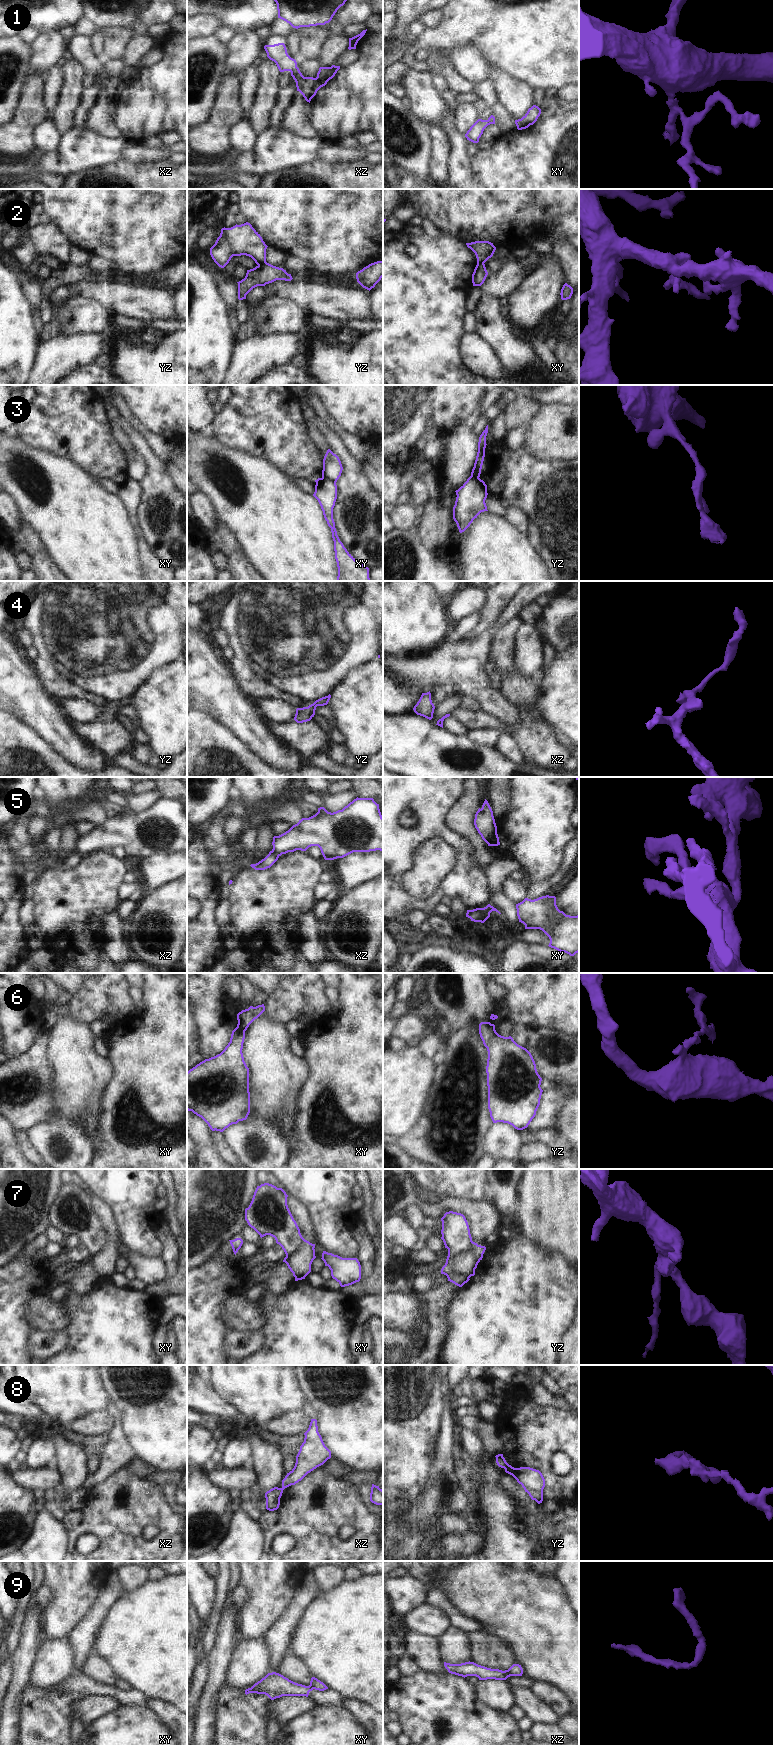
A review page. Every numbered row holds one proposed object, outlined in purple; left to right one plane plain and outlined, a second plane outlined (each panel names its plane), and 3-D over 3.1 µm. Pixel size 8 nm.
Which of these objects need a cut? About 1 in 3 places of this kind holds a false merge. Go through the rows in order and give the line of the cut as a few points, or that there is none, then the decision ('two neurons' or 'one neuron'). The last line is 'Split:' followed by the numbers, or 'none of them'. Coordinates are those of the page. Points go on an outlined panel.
1: no cut; one neuron
2: cut in yz along (265, 261), (258, 265); two neurons
3: cut in xy along (322, 477), (335, 482); two neurons
4: no cut; one neuron
5: no cut; one neuron
6: cut in xy along (237, 1026), (244, 1032); two neurons
7: cut in yz along (473, 1248), (457, 1253), (453, 1263), (453, 1271), (468, 1278); two neurons
8: cut in yz along (507, 1463), (504, 1468); two neurons
9: cut in xz along (506, 1670), (510, 1675); two neurons
Split: 2, 3, 6, 7, 8, 9

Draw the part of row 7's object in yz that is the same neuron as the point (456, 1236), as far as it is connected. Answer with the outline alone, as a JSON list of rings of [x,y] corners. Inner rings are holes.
[[[449,1211],[444,1214],[441,1221],[441,1239],[445,1248],[448,1249],[448,1256],[445,1265],[441,1269],[441,1274],[446,1275],[448,1281],[462,1287],[470,1279],[453,1272],[455,1255],[462,1254],[468,1249],[473,1249],[476,1252],[477,1259],[480,1261],[483,1258],[486,1247],[472,1241],[469,1225],[463,1214]]]

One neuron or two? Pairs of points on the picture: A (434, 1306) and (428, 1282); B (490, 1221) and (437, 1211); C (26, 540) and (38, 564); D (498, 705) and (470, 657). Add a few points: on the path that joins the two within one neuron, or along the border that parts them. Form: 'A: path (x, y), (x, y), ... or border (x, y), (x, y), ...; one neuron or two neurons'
A: border (440, 1285), (421, 1295); two neurons
B: path (477, 1214), (464, 1206), (450, 1206); one neuron
C: path (32, 546), (36, 550), (38, 558); one neuron
D: path (486, 693), (470, 677), (470, 669); one neuron

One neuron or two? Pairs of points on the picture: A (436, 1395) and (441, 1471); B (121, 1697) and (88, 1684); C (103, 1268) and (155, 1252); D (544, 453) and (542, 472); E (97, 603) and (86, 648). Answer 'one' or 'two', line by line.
A: two
B: one
C: two
D: two
E: one

